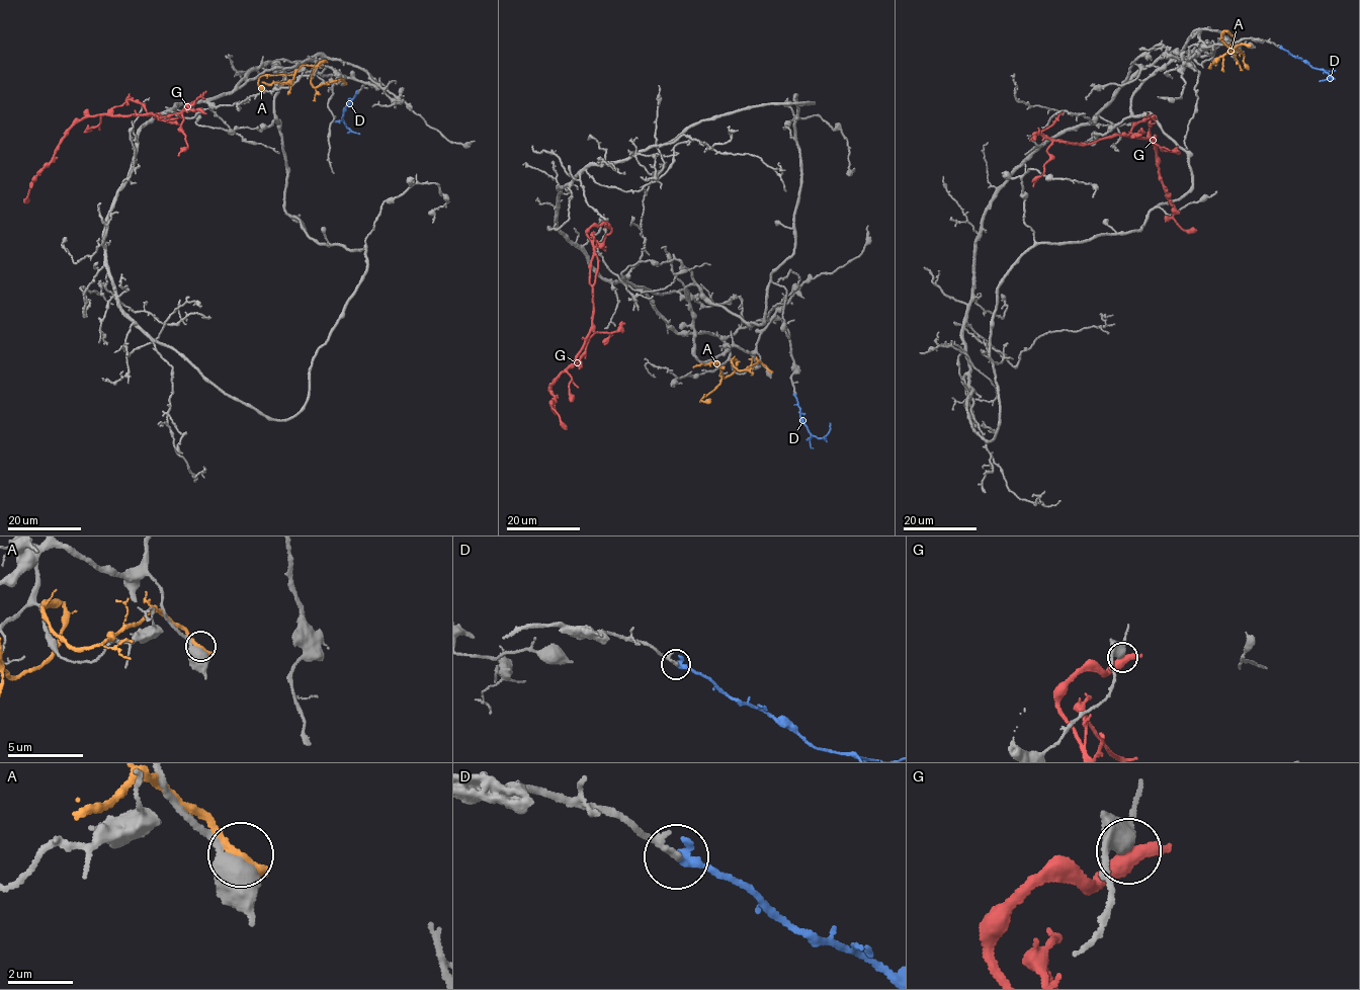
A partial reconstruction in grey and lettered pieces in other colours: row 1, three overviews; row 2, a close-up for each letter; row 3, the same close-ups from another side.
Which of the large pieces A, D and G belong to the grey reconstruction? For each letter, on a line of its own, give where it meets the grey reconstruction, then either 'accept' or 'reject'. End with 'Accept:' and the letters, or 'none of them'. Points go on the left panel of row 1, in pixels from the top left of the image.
A: contact (344, 82); reject
D: contact (356, 92); accept
G: contact (201, 111); reject
Accept: D

